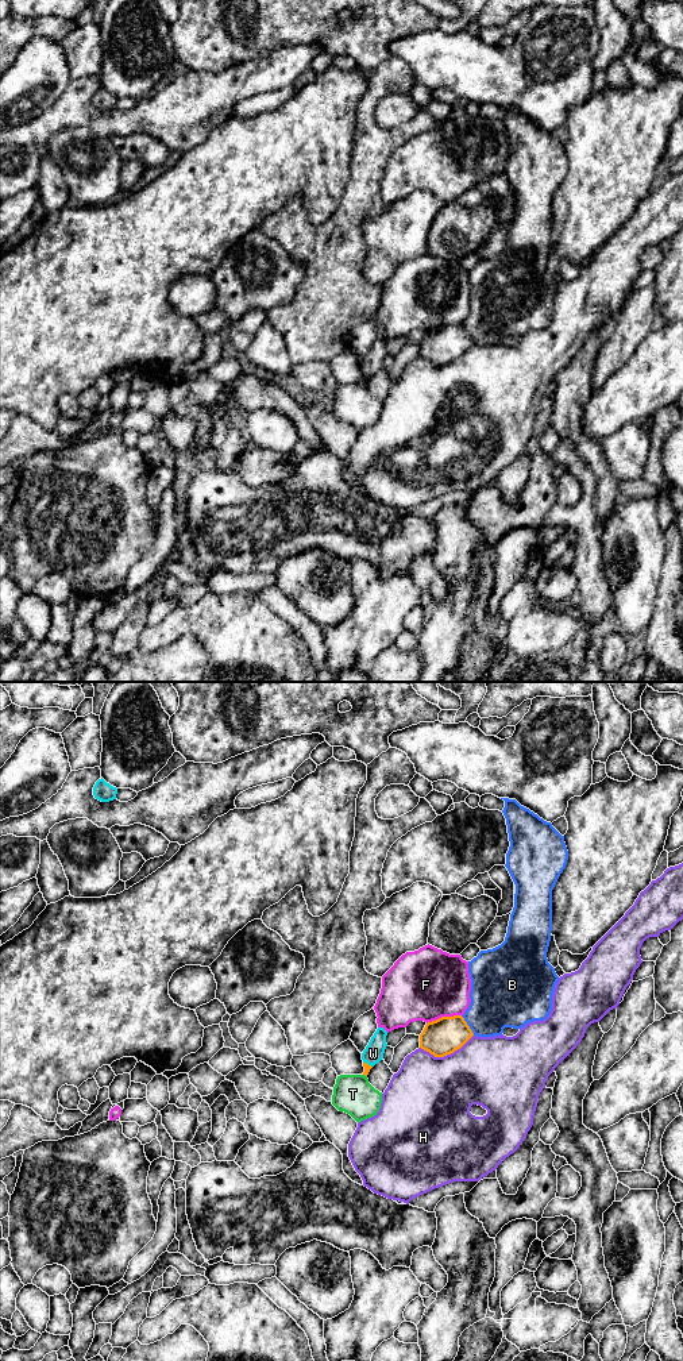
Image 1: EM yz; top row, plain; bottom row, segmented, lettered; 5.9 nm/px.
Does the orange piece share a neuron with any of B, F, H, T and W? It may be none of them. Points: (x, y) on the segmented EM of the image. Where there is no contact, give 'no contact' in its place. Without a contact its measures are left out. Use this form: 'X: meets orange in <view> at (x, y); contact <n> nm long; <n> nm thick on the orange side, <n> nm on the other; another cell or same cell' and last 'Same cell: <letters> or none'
B: meets orange in yz at (467, 1025); contact 150 nm long; 220 nm thick on the orange side, 360 nm on the other; another cell
F: meets orange in yz at (443, 1017); contact 220 nm long; 220 nm thick on the orange side, 420 nm on the other; another cell
H: meets orange in yz at (446, 1055); contact 340 nm long; 220 nm thick on the orange side, 460 nm on the other; another cell
T: meets orange in yz at (365, 1075); contact 30 nm long; 40 nm thick on the orange side, 240 nm on the other; another cell
W: meets orange in yz at (366, 1063); contact 70 nm long; 40 nm thick on the orange side, 120 nm on the other; same cell
Same cell: W

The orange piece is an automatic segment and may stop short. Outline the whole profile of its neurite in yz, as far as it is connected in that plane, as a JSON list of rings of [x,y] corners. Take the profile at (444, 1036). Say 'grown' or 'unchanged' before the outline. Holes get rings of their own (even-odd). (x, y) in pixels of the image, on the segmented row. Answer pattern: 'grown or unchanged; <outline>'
unchanged; [[[462,1015],[441,1017],[425,1025],[420,1034],[420,1048],[435,1057],[444,1057],[460,1049],[472,1036]]]

